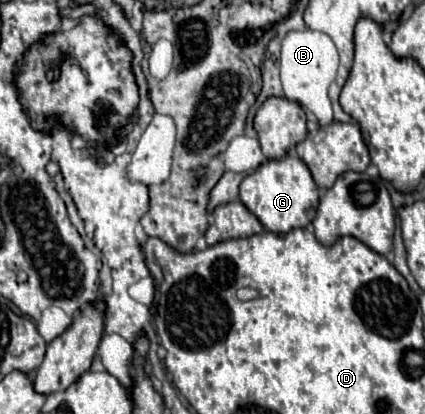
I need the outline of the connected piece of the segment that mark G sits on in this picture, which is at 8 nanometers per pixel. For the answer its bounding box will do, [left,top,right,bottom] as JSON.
[240,156,318,232]

